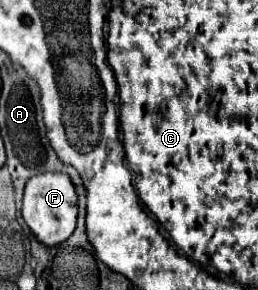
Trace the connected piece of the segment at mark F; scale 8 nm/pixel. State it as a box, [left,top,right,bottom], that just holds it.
[23,172,77,246]

